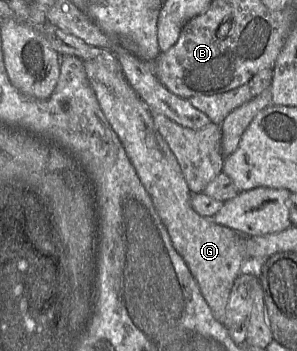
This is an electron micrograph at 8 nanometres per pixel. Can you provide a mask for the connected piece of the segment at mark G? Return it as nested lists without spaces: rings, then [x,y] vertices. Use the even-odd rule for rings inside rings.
[[[103,50],[97,57],[82,61],[100,107],[150,195],[173,247],[197,281],[213,316],[223,324],[234,281],[248,267],[240,253],[240,238],[249,235],[216,224],[213,217],[201,216],[193,210],[192,193],[175,155],[157,130],[150,109],[126,80],[113,53]]]

